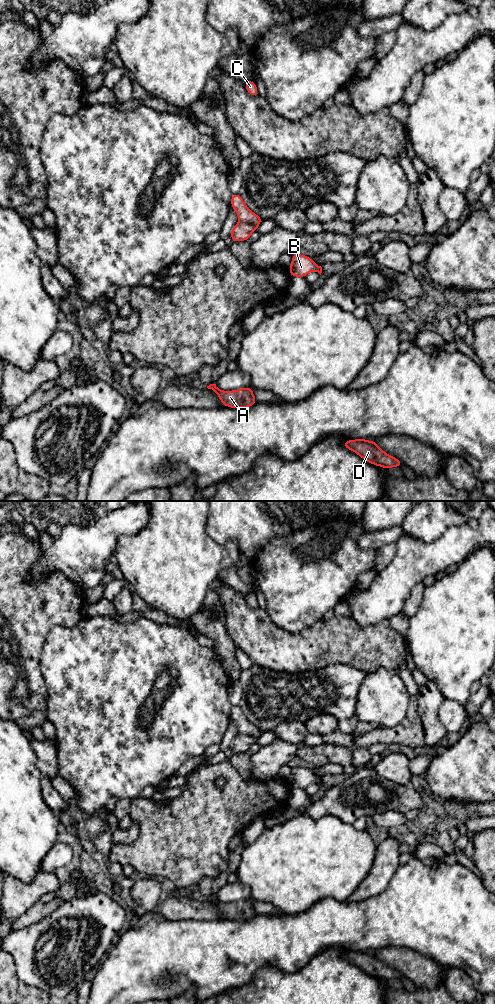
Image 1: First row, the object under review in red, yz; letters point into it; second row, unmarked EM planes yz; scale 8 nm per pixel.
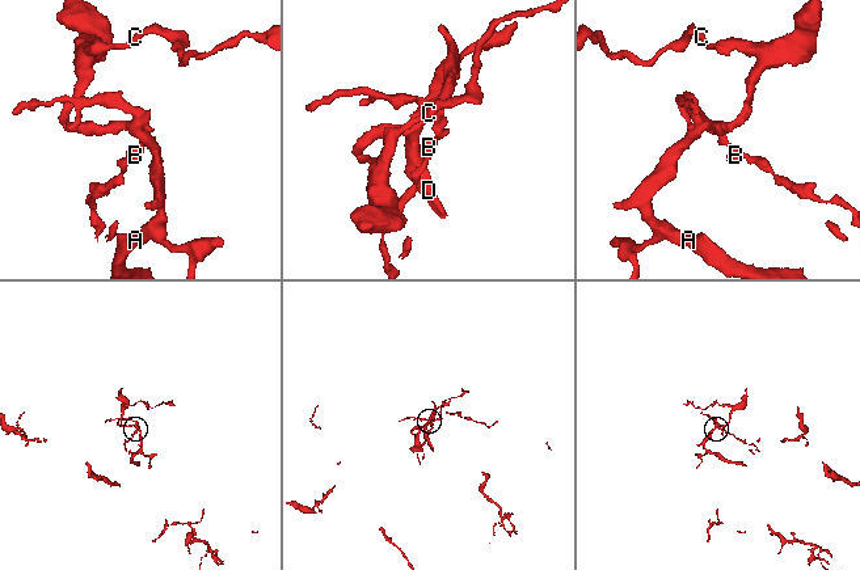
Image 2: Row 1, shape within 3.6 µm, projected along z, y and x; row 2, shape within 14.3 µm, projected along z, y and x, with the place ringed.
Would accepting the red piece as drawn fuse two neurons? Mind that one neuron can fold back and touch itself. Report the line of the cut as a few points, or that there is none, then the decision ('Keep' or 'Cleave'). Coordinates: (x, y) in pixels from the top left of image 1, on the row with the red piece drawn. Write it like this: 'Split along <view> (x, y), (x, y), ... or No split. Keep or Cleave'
Split along yz (239, 221), (259, 223). Cleave

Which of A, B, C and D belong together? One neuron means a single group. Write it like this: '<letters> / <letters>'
A C D / B

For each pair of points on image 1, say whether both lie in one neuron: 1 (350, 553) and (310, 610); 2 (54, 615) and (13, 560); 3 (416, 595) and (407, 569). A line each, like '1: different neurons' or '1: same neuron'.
1: same neuron
2: same neuron
3: different neurons

